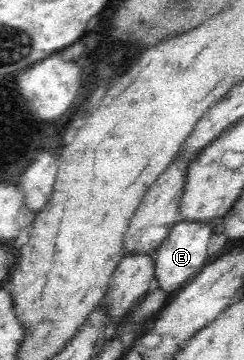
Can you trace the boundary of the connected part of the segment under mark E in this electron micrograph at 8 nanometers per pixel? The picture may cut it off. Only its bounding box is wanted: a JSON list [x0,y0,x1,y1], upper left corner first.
[153,221,216,294]

